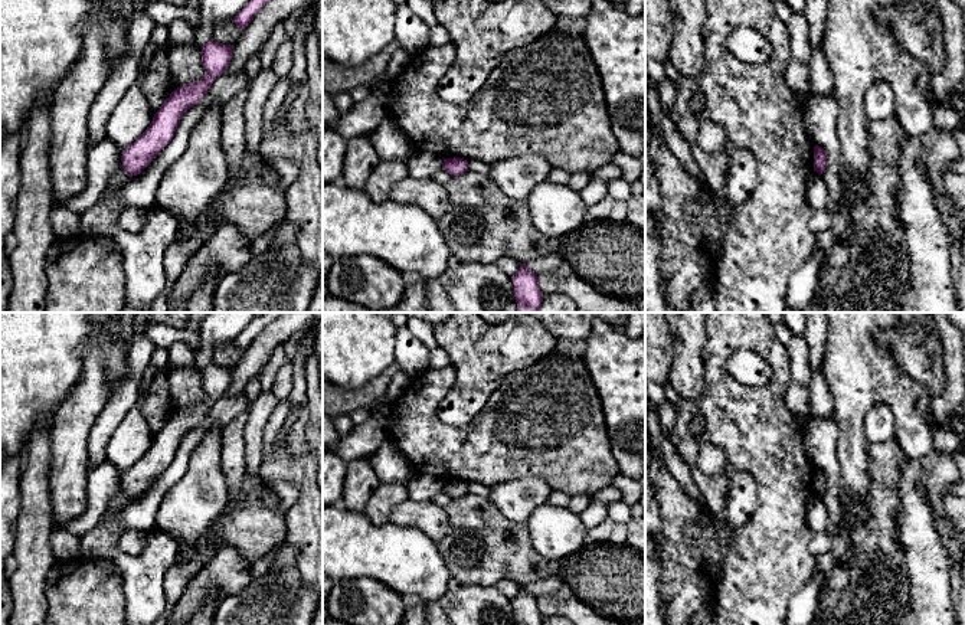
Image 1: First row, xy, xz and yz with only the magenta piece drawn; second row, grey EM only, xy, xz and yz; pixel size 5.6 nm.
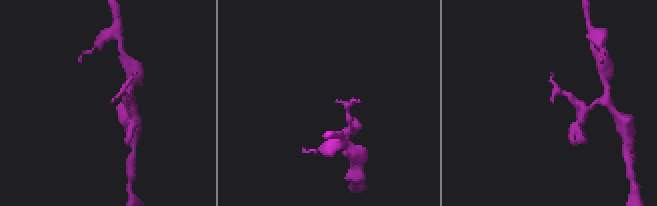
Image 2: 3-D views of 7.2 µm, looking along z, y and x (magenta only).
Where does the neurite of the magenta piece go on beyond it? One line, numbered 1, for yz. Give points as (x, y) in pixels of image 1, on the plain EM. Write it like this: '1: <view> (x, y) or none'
1: none

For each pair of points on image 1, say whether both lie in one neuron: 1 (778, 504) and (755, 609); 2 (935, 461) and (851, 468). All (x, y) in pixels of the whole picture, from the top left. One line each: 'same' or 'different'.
1: same
2: different

